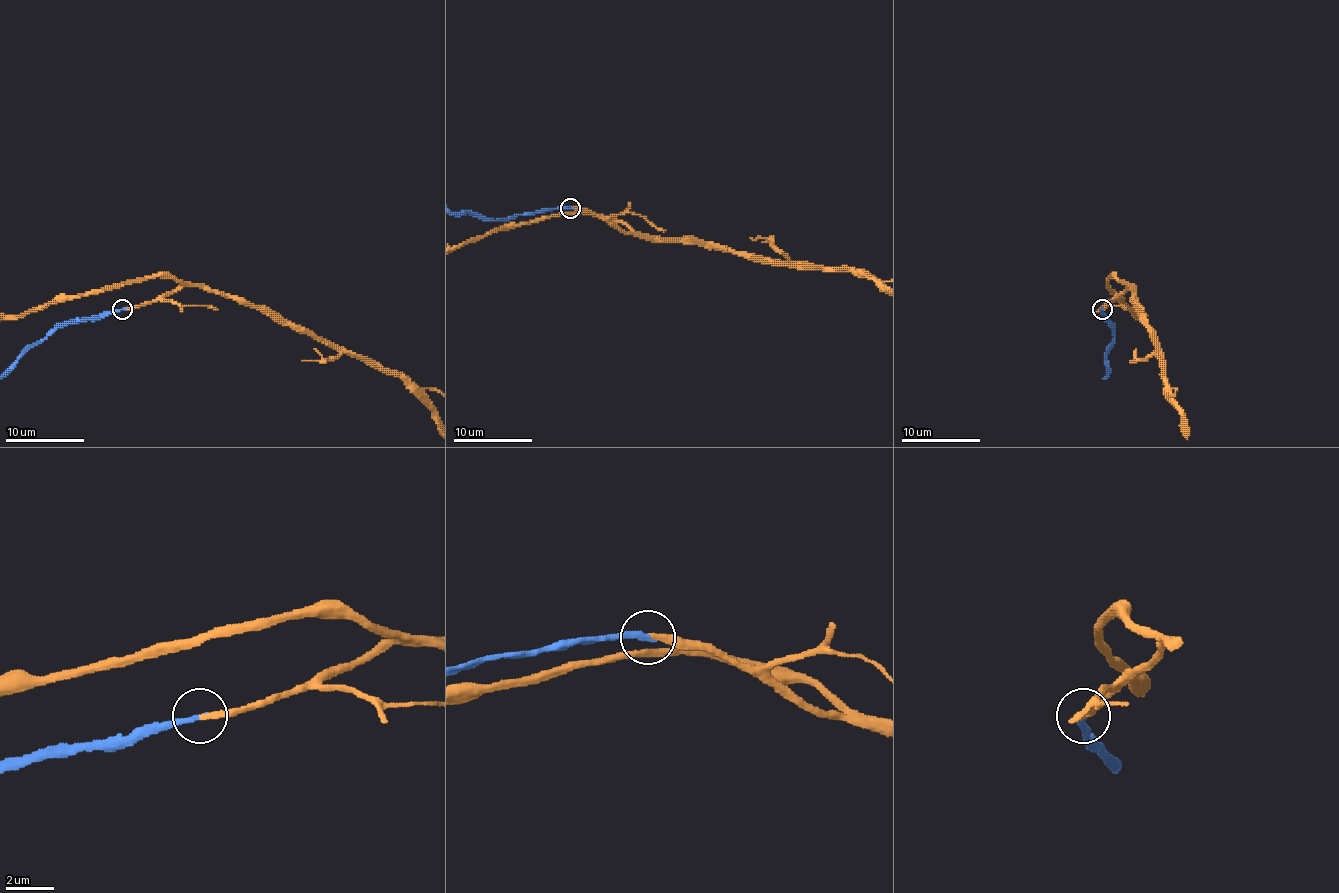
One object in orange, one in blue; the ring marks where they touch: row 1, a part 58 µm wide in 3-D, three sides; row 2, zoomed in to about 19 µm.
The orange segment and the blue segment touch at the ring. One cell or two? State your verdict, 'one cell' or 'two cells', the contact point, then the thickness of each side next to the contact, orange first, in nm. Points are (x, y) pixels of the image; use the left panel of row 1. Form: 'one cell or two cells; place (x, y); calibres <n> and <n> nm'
one cell; place (122, 309); calibres 240 and 240 nm

